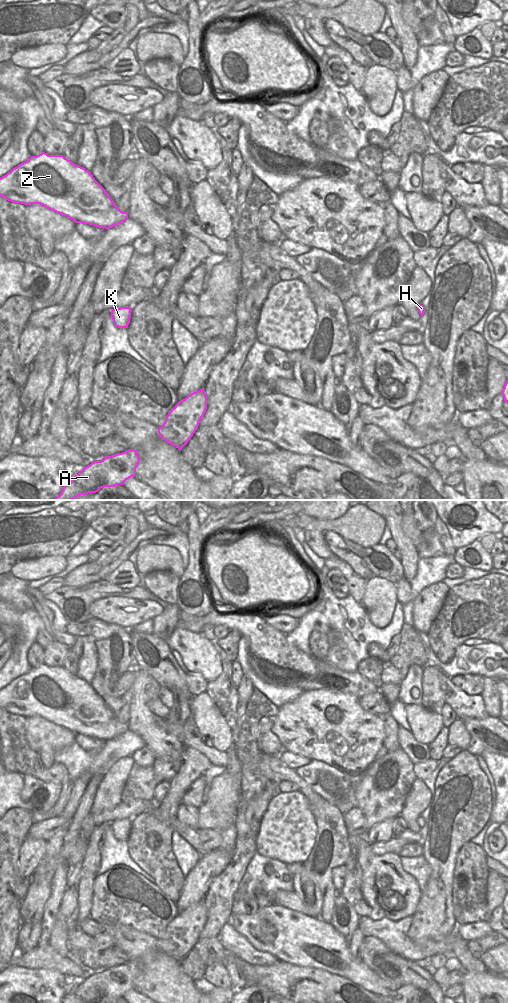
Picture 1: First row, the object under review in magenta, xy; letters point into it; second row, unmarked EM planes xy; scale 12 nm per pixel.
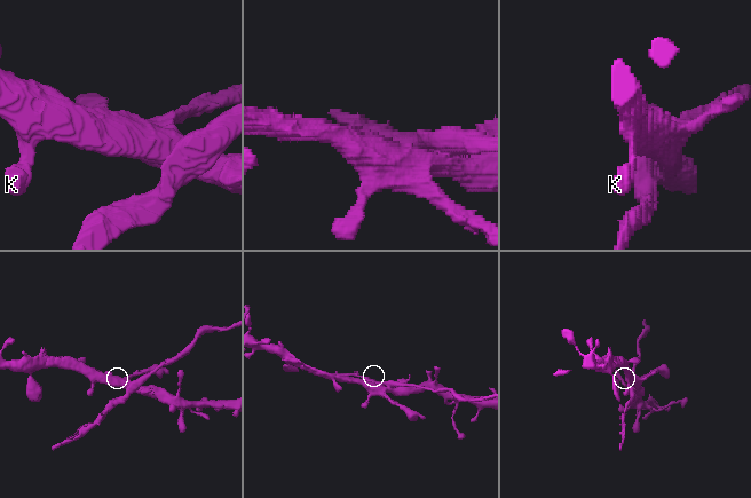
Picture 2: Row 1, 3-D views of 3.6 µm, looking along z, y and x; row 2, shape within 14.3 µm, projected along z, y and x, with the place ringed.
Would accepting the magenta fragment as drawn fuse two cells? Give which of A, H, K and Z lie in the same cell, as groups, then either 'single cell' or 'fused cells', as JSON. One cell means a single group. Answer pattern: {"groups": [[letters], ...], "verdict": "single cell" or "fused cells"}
{"groups": [["A", "H", "K", "Z"]], "verdict": "single cell"}

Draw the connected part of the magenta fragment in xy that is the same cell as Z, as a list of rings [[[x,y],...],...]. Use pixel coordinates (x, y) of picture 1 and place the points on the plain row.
[[[45,664],[31,668],[0,690],[0,708],[13,715],[40,716],[67,728],[76,735],[109,741],[128,731],[106,702],[95,692],[91,684],[72,675],[63,667],[48,667]]]

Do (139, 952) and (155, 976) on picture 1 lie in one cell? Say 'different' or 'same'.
same

